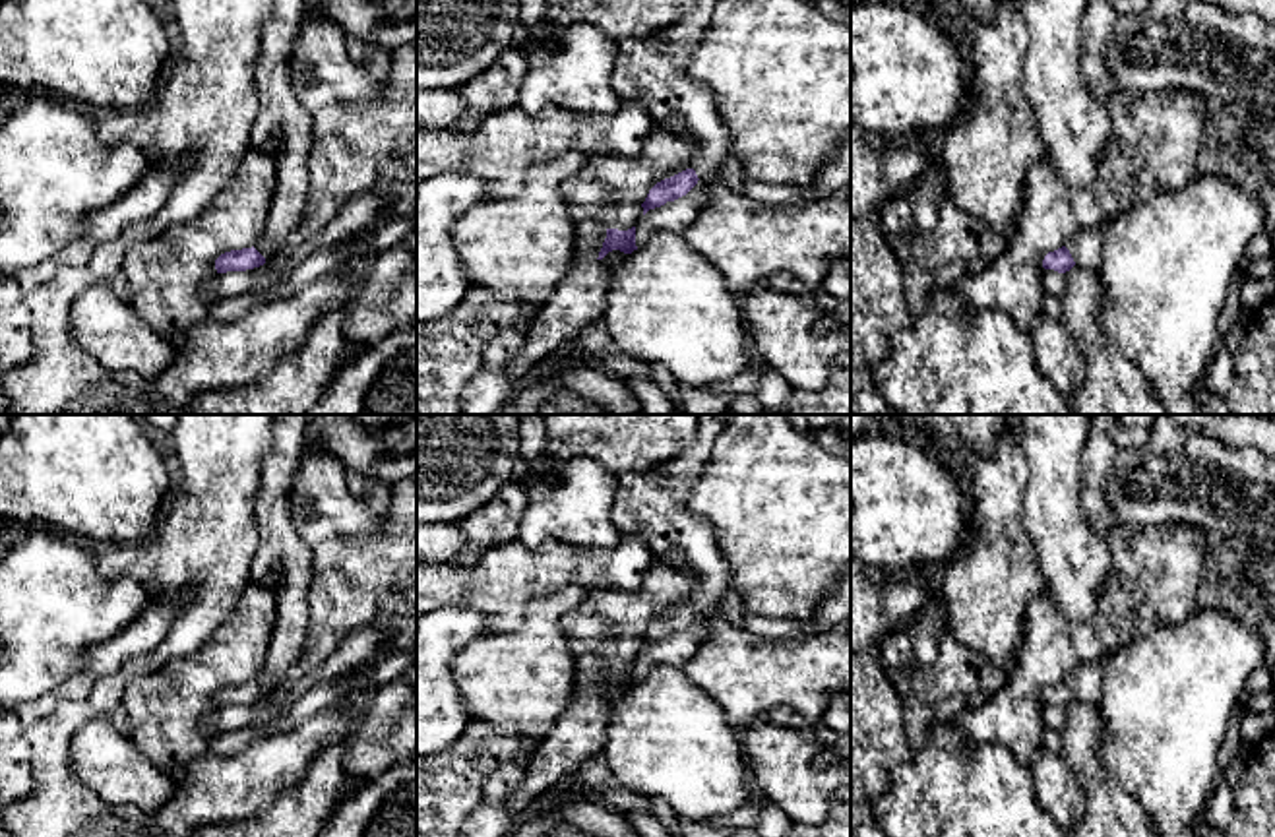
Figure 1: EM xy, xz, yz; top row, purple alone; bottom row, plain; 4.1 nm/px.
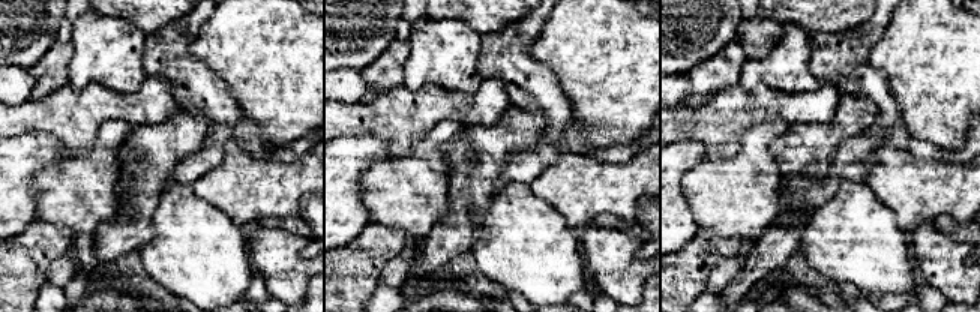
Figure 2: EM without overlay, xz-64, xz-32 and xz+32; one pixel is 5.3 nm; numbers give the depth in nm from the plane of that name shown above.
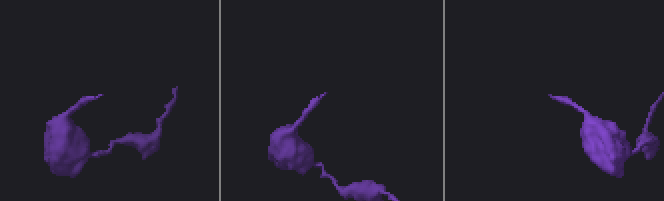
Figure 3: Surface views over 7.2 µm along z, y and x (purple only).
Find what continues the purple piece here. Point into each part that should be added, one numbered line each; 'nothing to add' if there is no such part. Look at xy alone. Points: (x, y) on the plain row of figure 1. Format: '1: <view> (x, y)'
1: xy (281, 551)

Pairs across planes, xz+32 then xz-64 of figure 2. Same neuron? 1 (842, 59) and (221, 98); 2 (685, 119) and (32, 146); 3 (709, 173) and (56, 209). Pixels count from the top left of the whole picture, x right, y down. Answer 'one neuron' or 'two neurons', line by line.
1: one neuron
2: two neurons
3: one neuron

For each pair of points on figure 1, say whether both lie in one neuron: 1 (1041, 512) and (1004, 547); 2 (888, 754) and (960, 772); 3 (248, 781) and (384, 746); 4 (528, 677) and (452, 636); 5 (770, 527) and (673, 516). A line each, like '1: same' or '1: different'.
1: different
2: different
3: same
4: different
5: different

